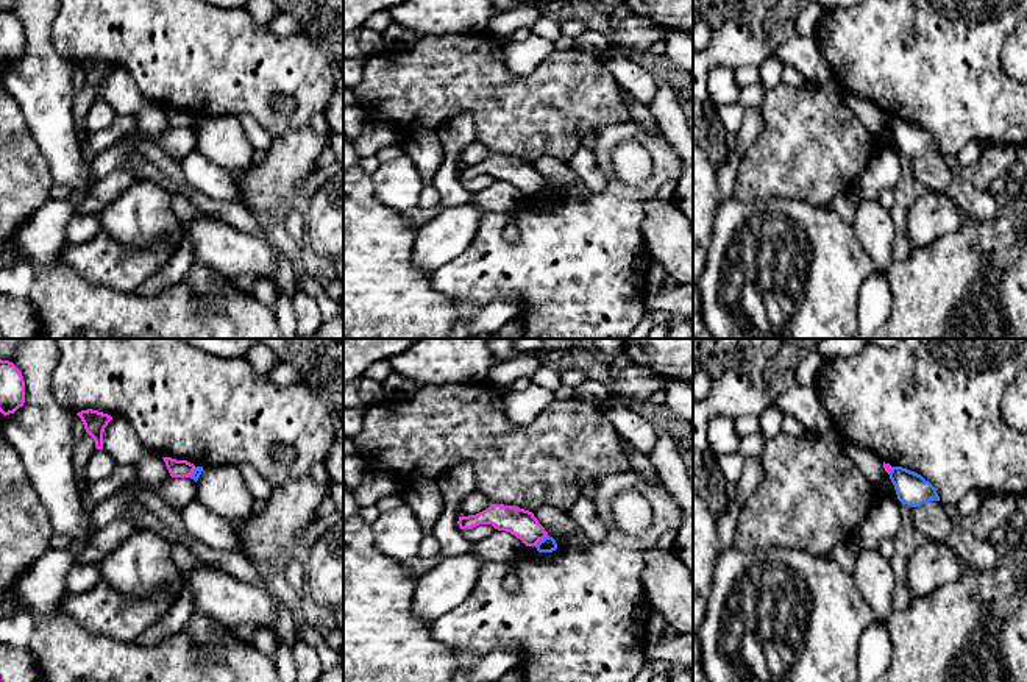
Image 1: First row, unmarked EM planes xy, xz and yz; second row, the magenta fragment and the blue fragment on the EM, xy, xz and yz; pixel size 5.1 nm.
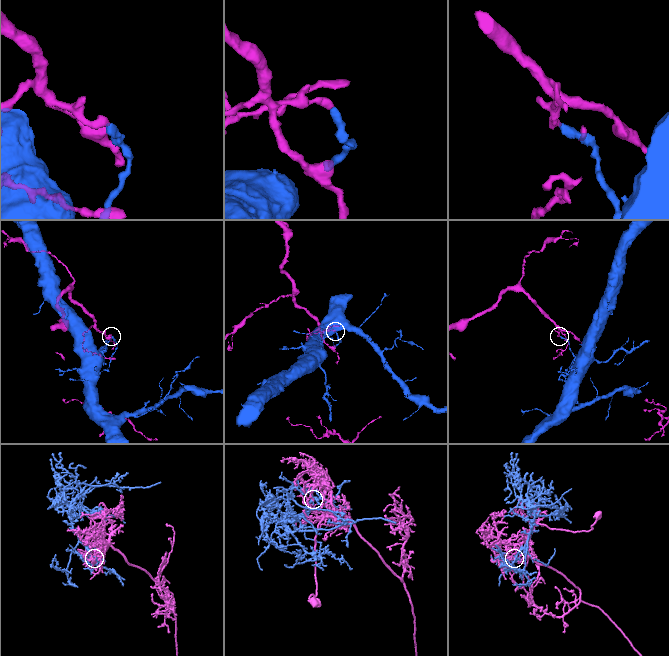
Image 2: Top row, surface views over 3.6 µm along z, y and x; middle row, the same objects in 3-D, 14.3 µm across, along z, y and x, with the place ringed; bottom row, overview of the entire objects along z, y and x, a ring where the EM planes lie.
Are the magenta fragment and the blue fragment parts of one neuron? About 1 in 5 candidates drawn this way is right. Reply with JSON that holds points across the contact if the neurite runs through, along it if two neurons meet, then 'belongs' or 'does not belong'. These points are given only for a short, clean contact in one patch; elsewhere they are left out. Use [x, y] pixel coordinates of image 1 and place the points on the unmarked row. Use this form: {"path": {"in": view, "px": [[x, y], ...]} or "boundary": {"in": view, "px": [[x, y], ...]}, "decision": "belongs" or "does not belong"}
{"boundary": {"in": "xz", "px": [[547, 184], [534, 195]]}, "decision": "does not belong"}

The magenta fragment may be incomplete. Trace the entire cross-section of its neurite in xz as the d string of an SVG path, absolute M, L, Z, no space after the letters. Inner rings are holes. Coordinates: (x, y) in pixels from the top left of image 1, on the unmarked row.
M492 155L489 159L468 167L459 167L460 179L473 179L479 175L492 175L520 189L526 197L535 197L548 183L532 162L517 156Z

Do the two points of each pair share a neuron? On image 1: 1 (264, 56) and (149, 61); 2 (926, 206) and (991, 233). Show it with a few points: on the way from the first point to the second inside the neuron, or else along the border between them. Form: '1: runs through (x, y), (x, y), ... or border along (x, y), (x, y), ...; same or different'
1: runs through (236, 61), (177, 61); same
2: border along (970, 216), (954, 231), (941, 234), (932, 242); different

